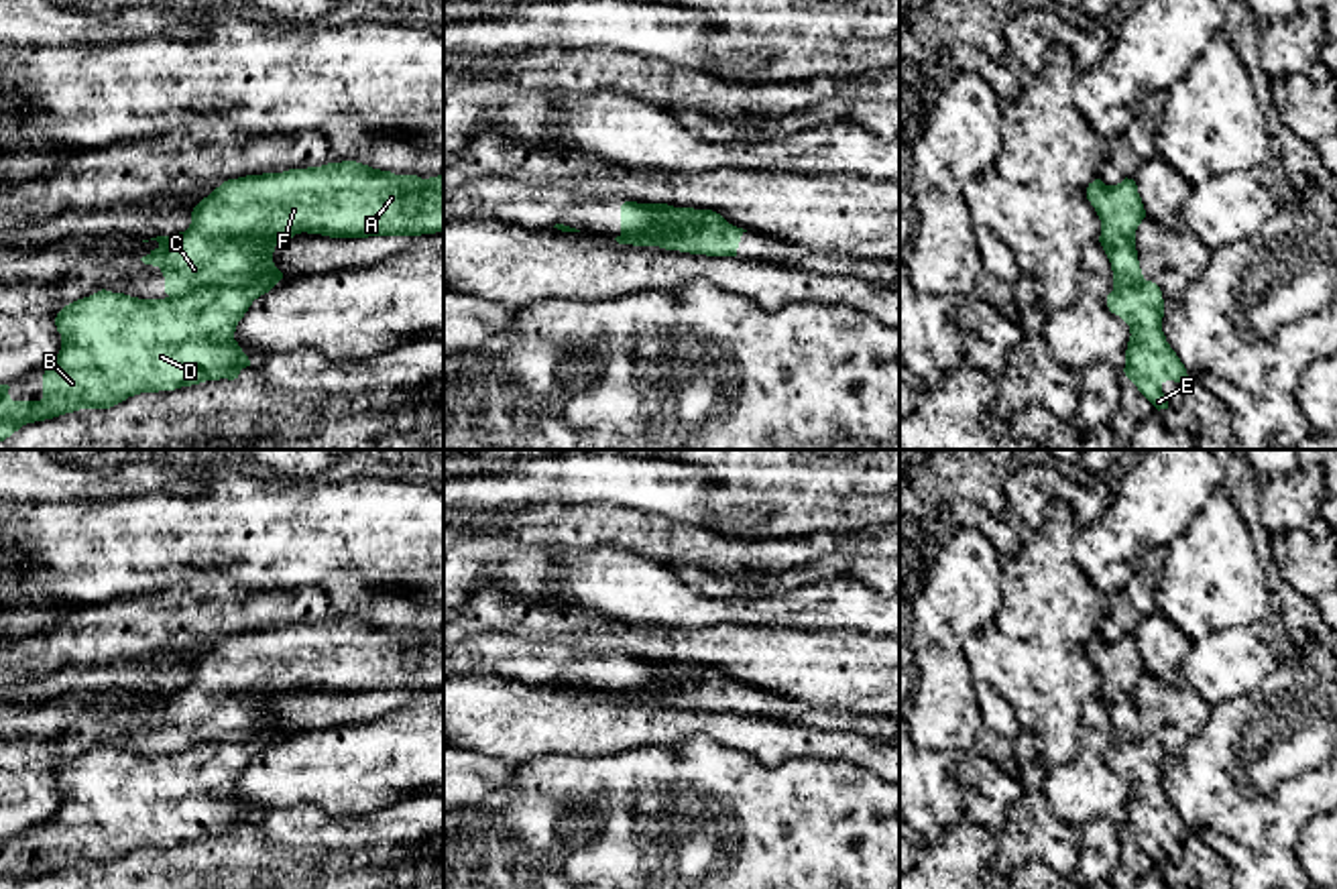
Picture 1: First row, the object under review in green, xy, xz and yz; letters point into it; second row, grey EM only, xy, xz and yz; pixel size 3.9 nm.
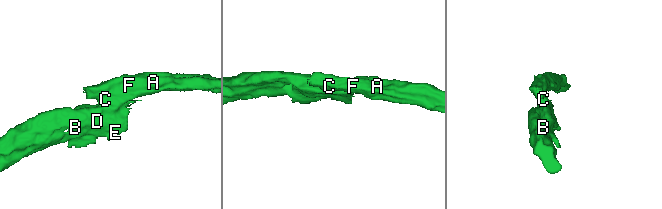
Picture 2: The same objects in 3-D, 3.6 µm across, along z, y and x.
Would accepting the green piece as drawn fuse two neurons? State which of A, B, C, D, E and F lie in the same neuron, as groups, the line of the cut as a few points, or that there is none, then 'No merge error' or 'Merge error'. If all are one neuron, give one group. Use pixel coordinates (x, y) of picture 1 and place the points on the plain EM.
Groups: A C F / B D E. Split along xy (277, 735), (259, 735), (247, 741), (202, 741), (169, 753). Merge error

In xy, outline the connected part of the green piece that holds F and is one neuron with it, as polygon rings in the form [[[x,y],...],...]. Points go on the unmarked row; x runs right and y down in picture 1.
[[[356,616],[283,629],[228,635],[191,667],[191,679],[175,692],[157,692],[159,702],[140,716],[159,722],[165,749],[185,751],[201,743],[248,743],[281,736],[275,702],[295,690],[330,694],[421,692],[444,686],[444,631],[421,635],[395,631]]]

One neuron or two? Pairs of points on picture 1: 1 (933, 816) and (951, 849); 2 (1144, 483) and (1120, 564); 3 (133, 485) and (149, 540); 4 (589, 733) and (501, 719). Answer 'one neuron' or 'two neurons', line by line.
1: two neurons
2: one neuron
3: two neurons
4: one neuron

